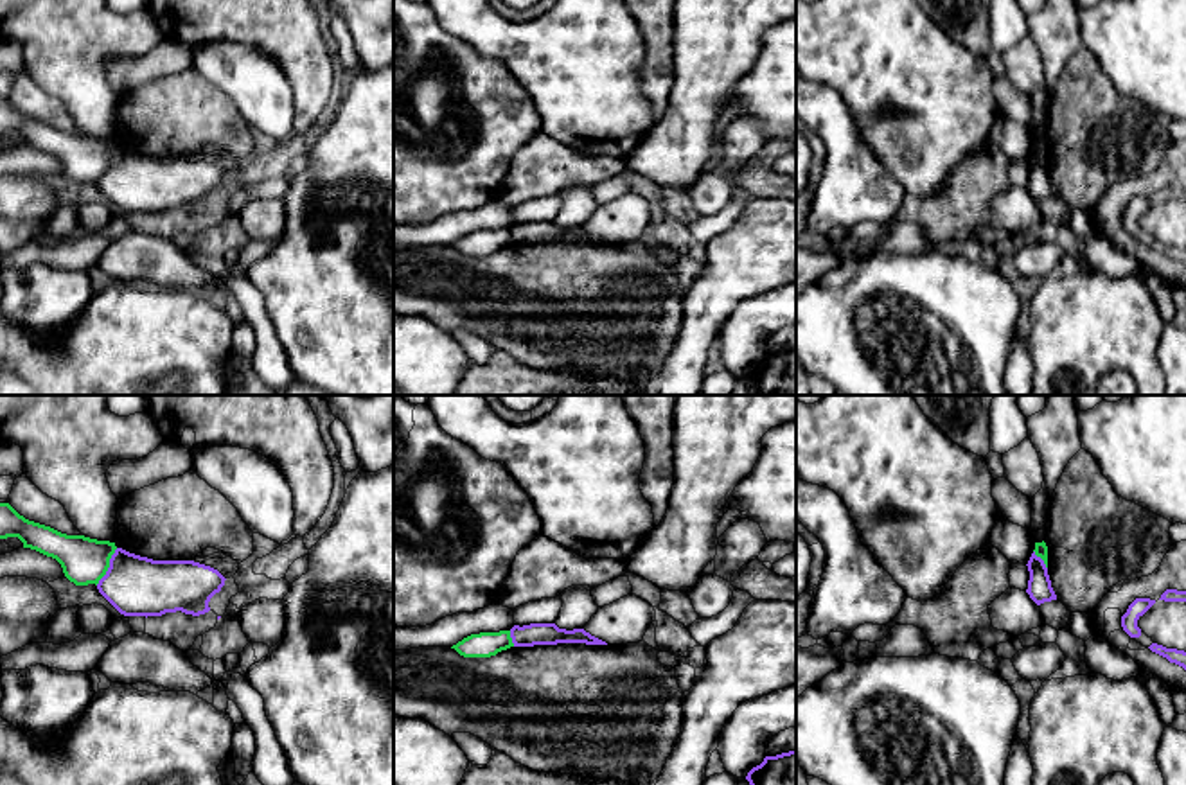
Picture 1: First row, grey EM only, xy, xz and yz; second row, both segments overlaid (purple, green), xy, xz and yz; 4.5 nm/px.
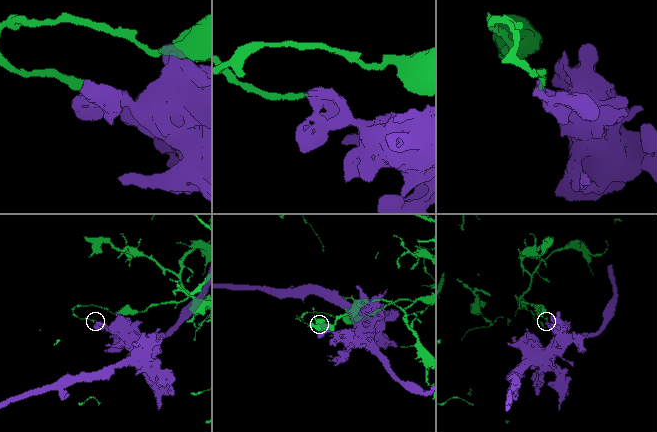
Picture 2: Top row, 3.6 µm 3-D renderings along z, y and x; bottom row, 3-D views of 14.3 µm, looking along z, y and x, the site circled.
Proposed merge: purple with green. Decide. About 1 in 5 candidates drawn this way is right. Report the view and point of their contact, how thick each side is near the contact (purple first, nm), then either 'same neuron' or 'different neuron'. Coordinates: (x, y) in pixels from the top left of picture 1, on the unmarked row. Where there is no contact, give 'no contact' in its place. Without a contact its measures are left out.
contact xy (110, 164); calibres 280 and 220 nm; different neuron

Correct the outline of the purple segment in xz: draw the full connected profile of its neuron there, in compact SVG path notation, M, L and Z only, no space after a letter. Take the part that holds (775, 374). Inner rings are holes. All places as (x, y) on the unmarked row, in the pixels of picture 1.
M796 348L766 354L746 377L758 395L796 395Z

